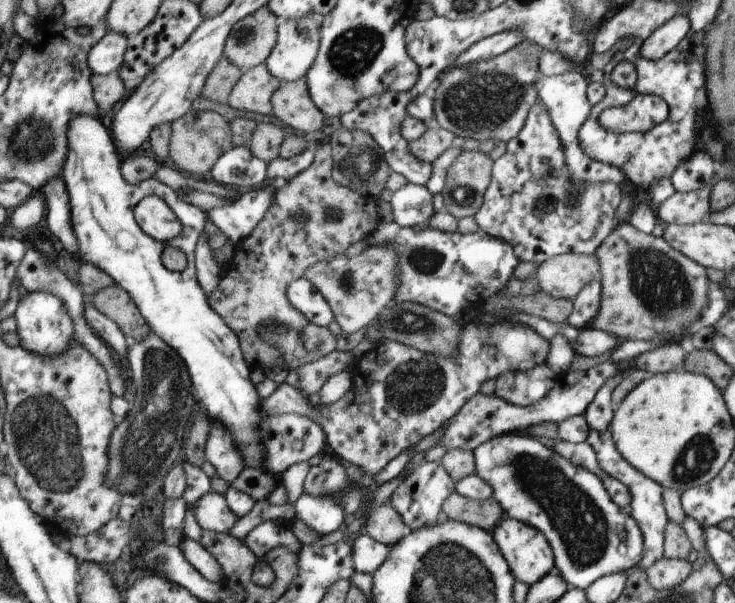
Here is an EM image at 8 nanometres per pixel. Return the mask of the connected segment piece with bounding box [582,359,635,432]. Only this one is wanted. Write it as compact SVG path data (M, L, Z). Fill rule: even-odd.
M635 359L631 360L631 362L615 364L615 366L617 366L617 374L611 376L611 378L607 378L607 380L603 382L603 386L597 390L597 394L595 394L593 400L589 402L585 412L582 413L588 430L593 430L593 432L605 432L605 430L608 430L613 412L610 404L611 392L613 388L623 380L623 376L633 368L634 363Z

